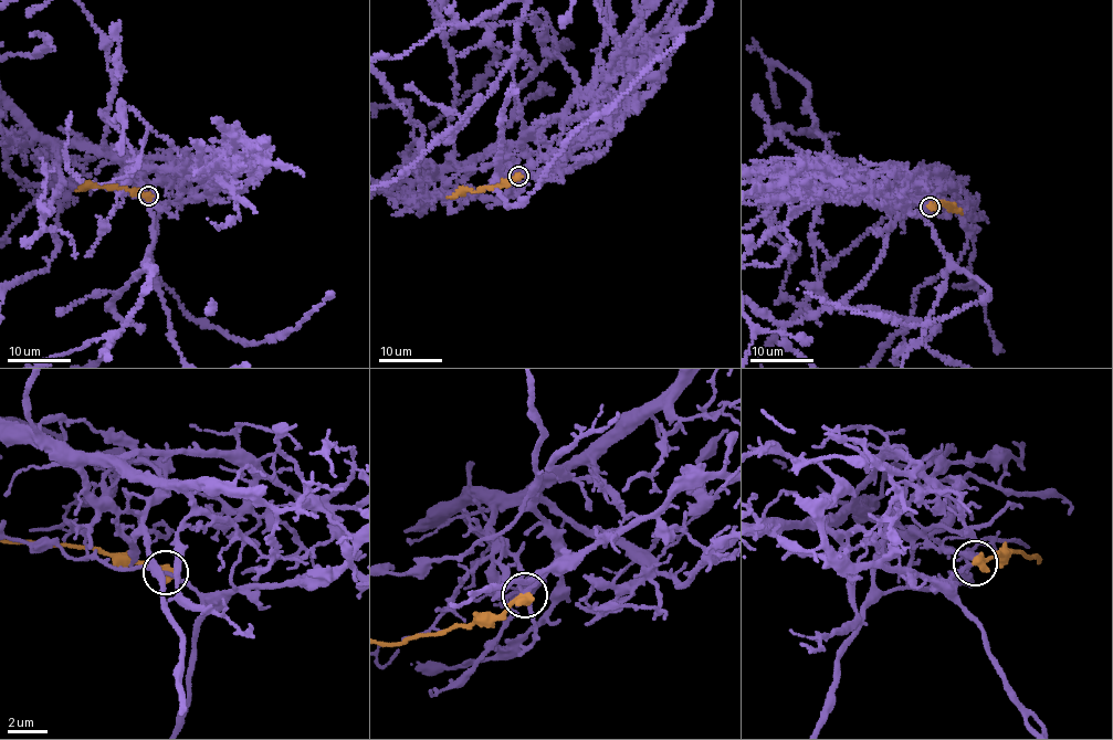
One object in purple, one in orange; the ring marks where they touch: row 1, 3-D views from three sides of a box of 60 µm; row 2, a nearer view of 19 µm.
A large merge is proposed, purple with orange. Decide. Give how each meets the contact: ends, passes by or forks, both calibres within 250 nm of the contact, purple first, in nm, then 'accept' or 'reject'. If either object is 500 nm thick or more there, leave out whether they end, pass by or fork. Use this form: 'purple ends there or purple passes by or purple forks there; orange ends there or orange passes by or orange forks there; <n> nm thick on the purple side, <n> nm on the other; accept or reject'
120 nm thick on the purple side, 500 nm on the other; accept

